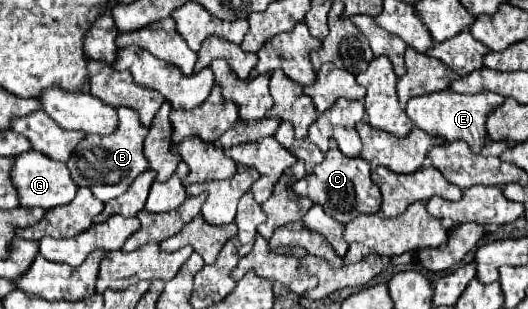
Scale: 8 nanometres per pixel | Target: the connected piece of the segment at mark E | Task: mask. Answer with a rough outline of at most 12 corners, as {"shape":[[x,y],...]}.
{"shape":[[493,92],[423,94],[407,102],[421,130],[473,152],[485,118],[505,98]]}

